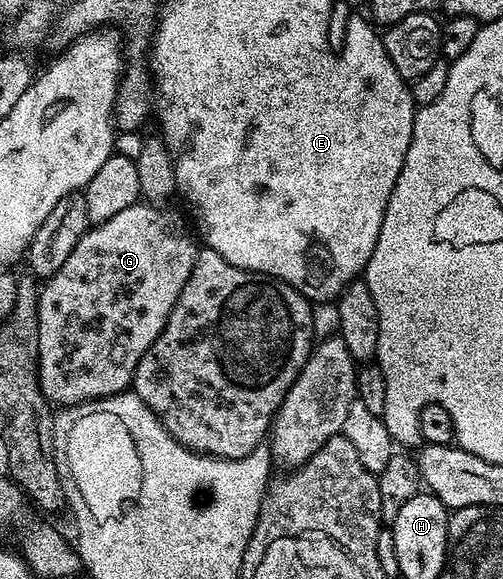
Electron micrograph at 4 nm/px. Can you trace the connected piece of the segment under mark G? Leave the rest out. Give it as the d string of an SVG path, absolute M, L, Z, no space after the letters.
M137 203L126 207L126 211L118 211L118 215L114 215L110 219L93 224L88 232L82 235L82 239L78 239L78 247L74 247L74 251L70 251L70 259L66 259L66 263L62 263L62 267L58 267L58 271L53 277L49 277L43 282L36 303L40 389L44 393L44 398L53 406L80 405L84 401L100 401L103 397L125 392L132 384L132 376L142 355L146 355L146 351L166 327L170 311L174 307L174 303L178 303L178 295L182 295L182 287L186 287L186 279L190 279L190 271L196 262L198 245L192 242L193 230L186 217L186 222L184 222L182 214L164 208L168 207L160 203Z

